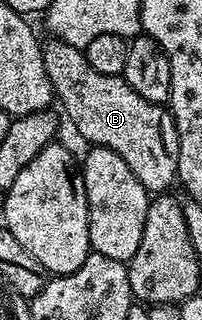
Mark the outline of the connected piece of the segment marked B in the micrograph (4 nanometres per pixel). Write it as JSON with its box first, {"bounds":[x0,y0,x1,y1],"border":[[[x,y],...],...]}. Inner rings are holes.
{"bounds":[42,39,180,194],"border":[[[50,39],[47,42],[42,45],[44,71],[48,71],[48,79],[54,88],[57,104],[59,106],[62,104],[66,108],[66,113],[70,116],[75,131],[84,140],[91,141],[89,143],[91,146],[116,151],[116,155],[120,155],[120,159],[128,163],[132,175],[140,179],[147,193],[165,194],[169,190],[166,188],[172,183],[175,184],[178,176],[178,152],[180,151],[178,128],[169,108],[166,105],[157,105],[144,99],[144,95],[136,95],[136,91],[132,91],[132,87],[128,87],[128,83],[121,76],[100,75],[100,71],[92,71],[83,50],[57,39]]]}

